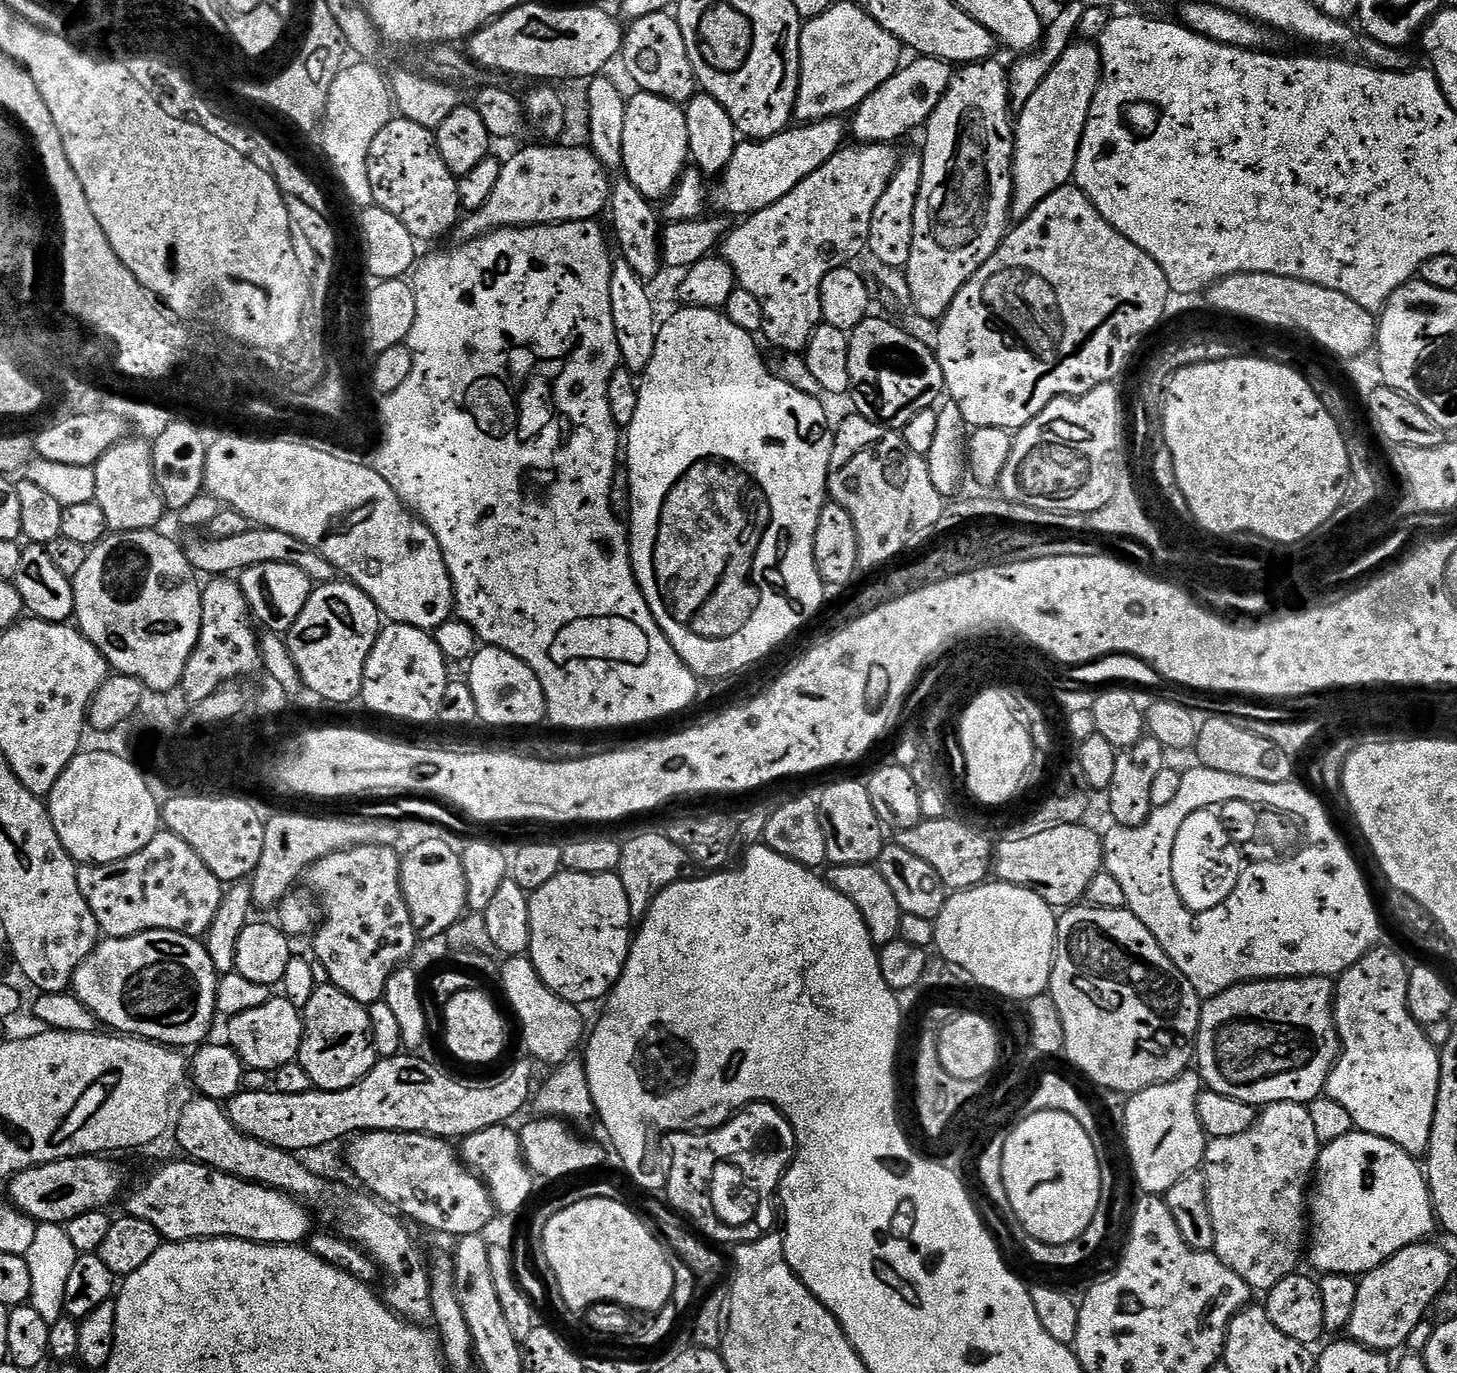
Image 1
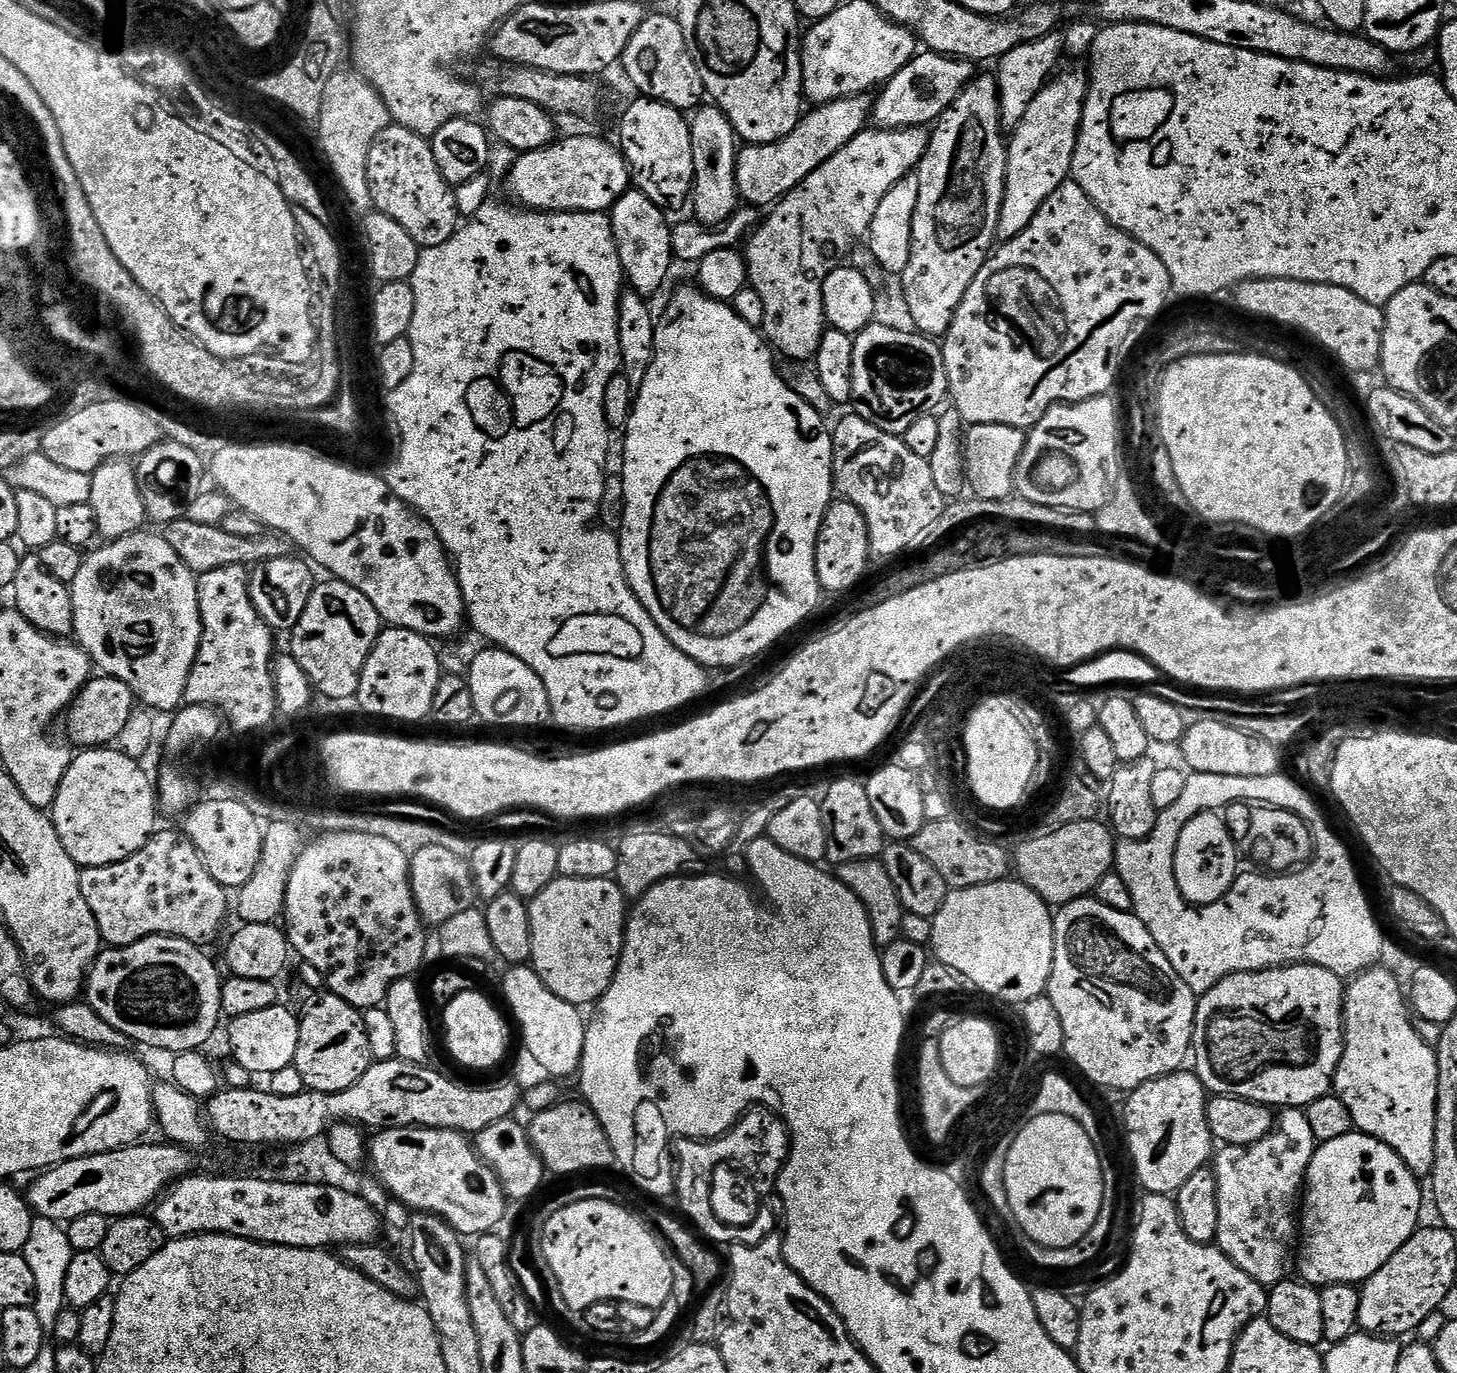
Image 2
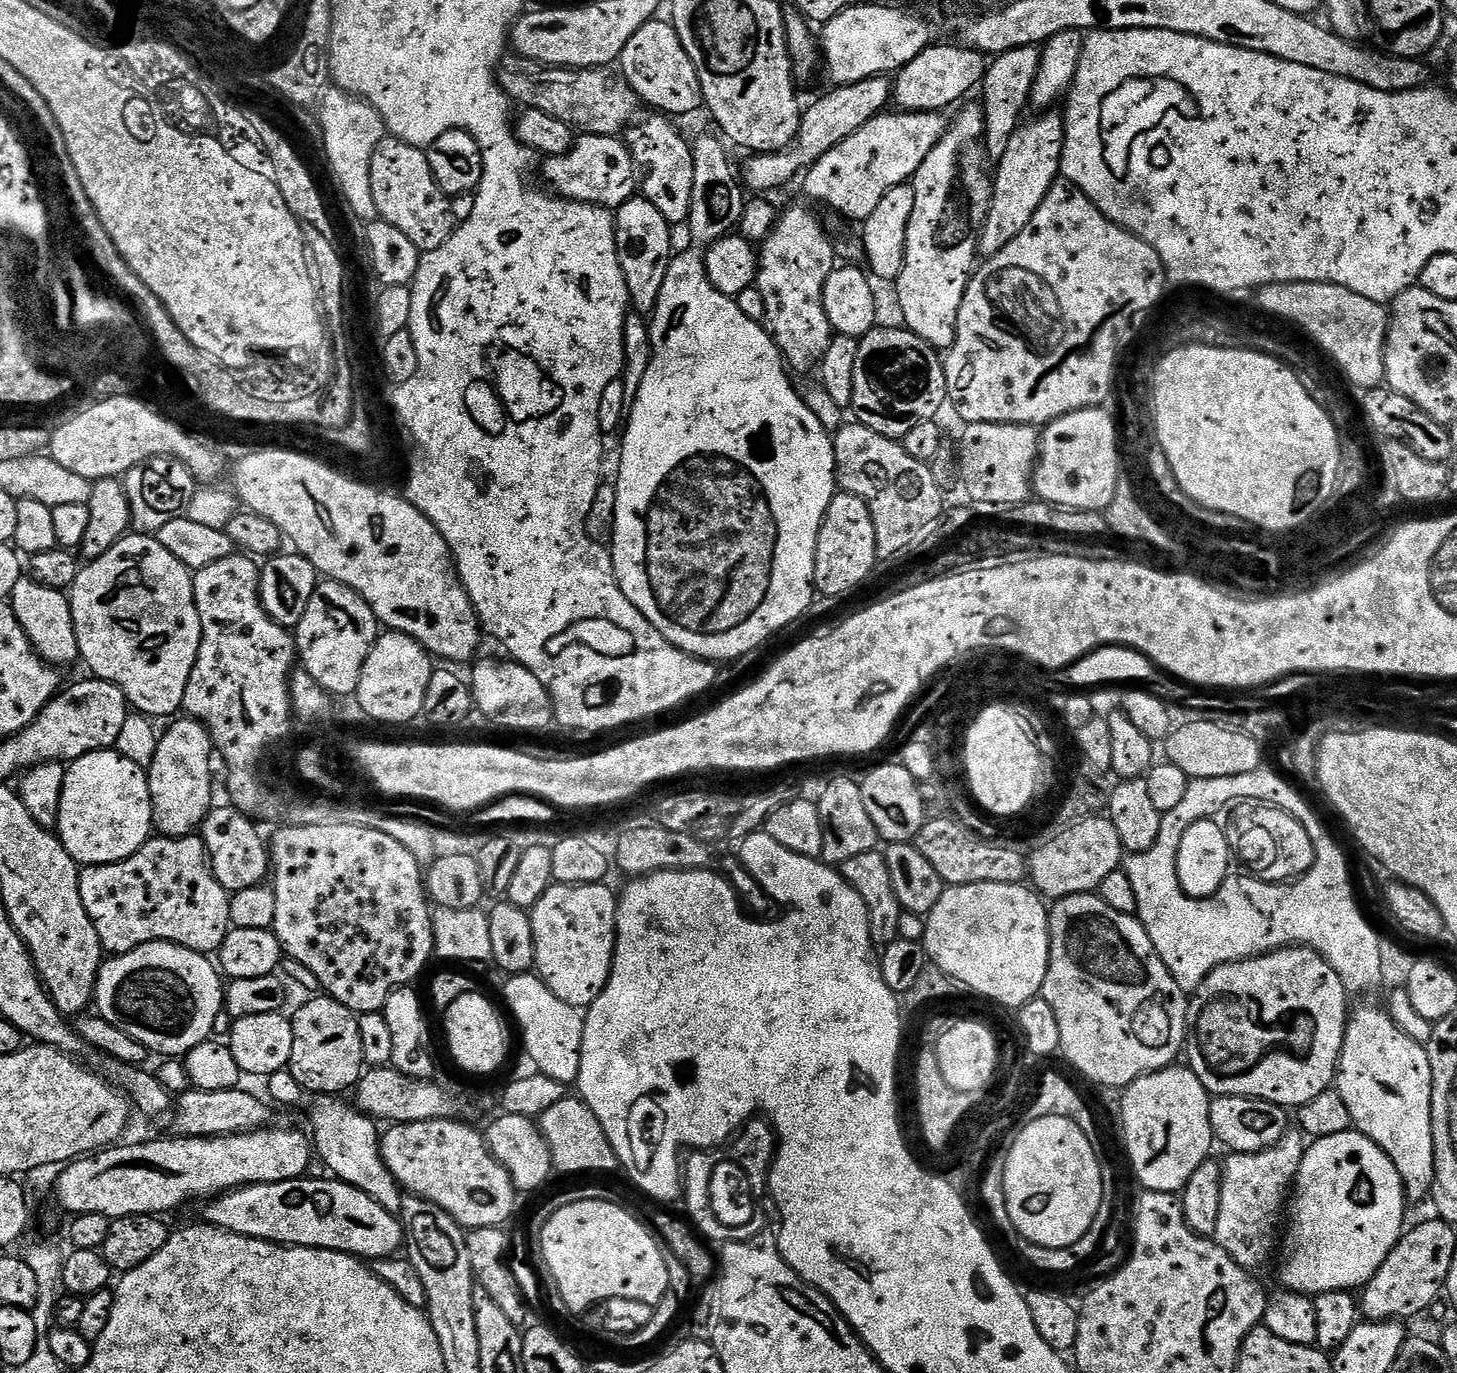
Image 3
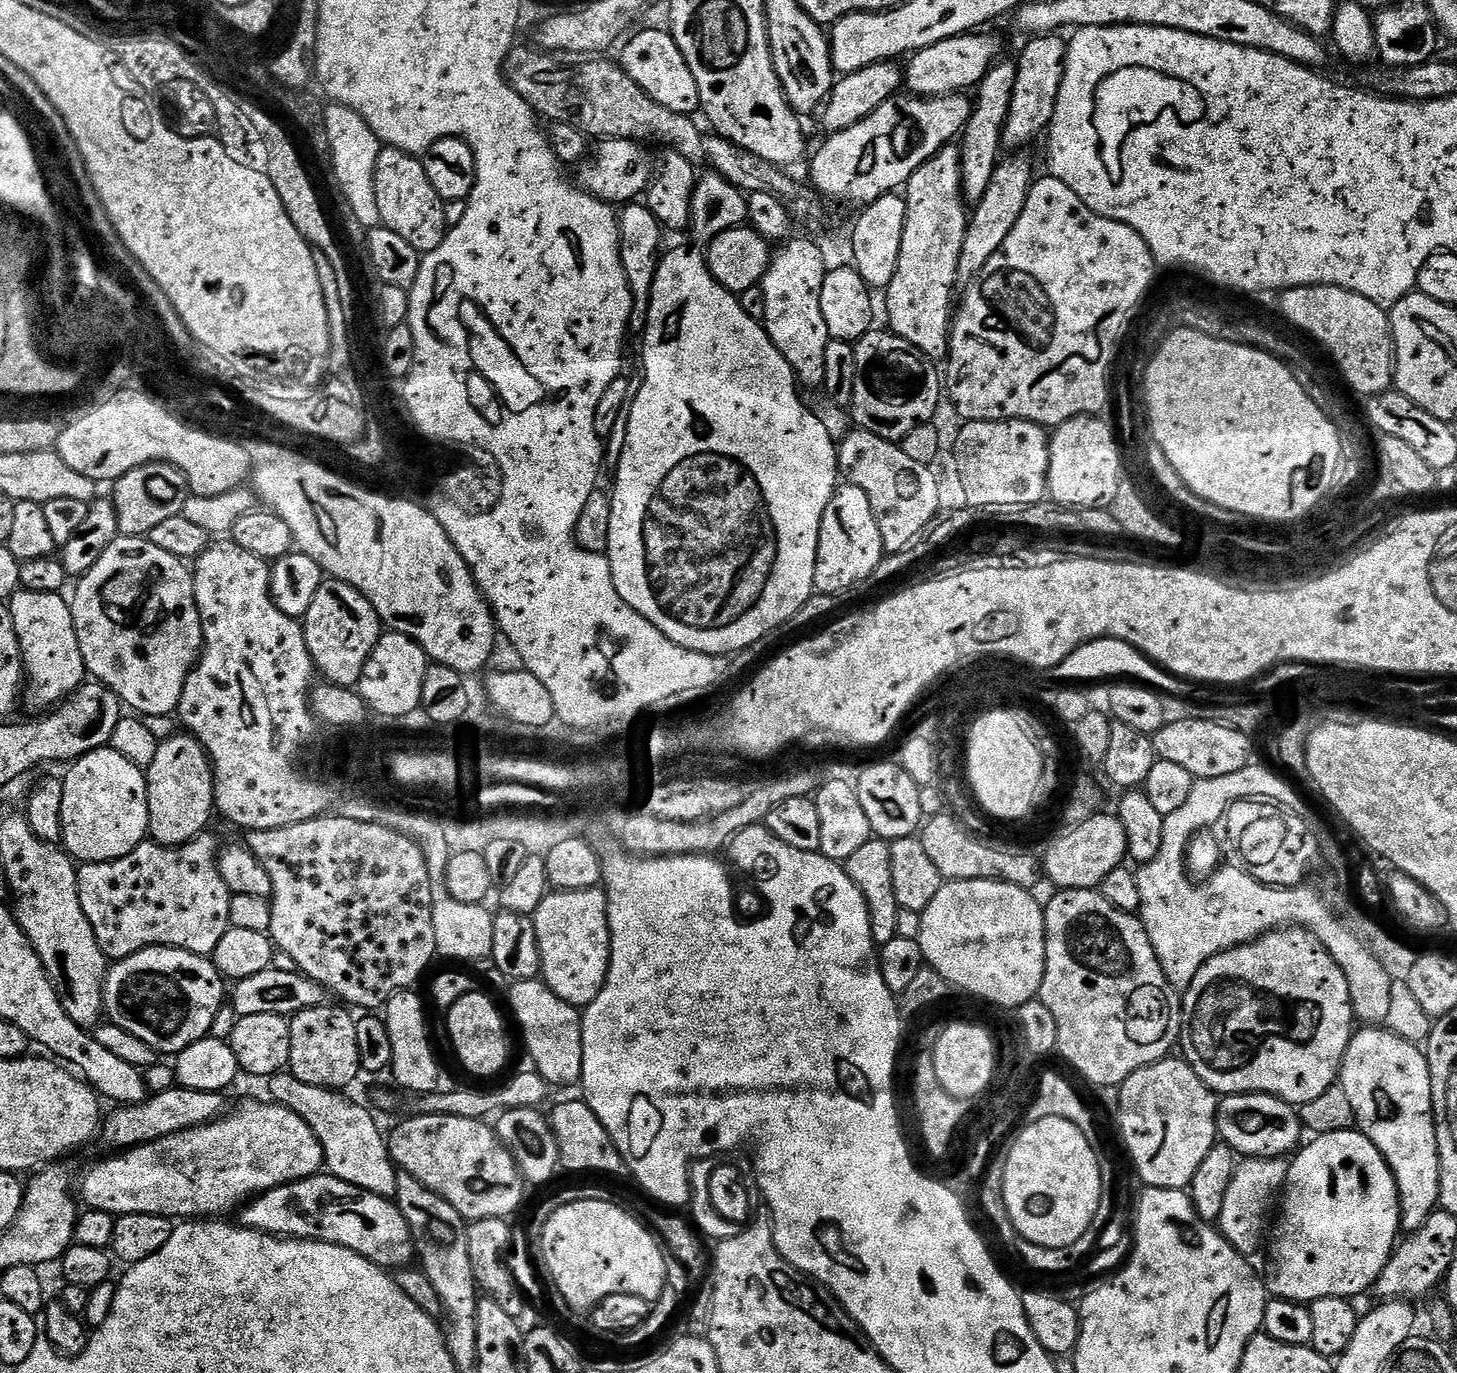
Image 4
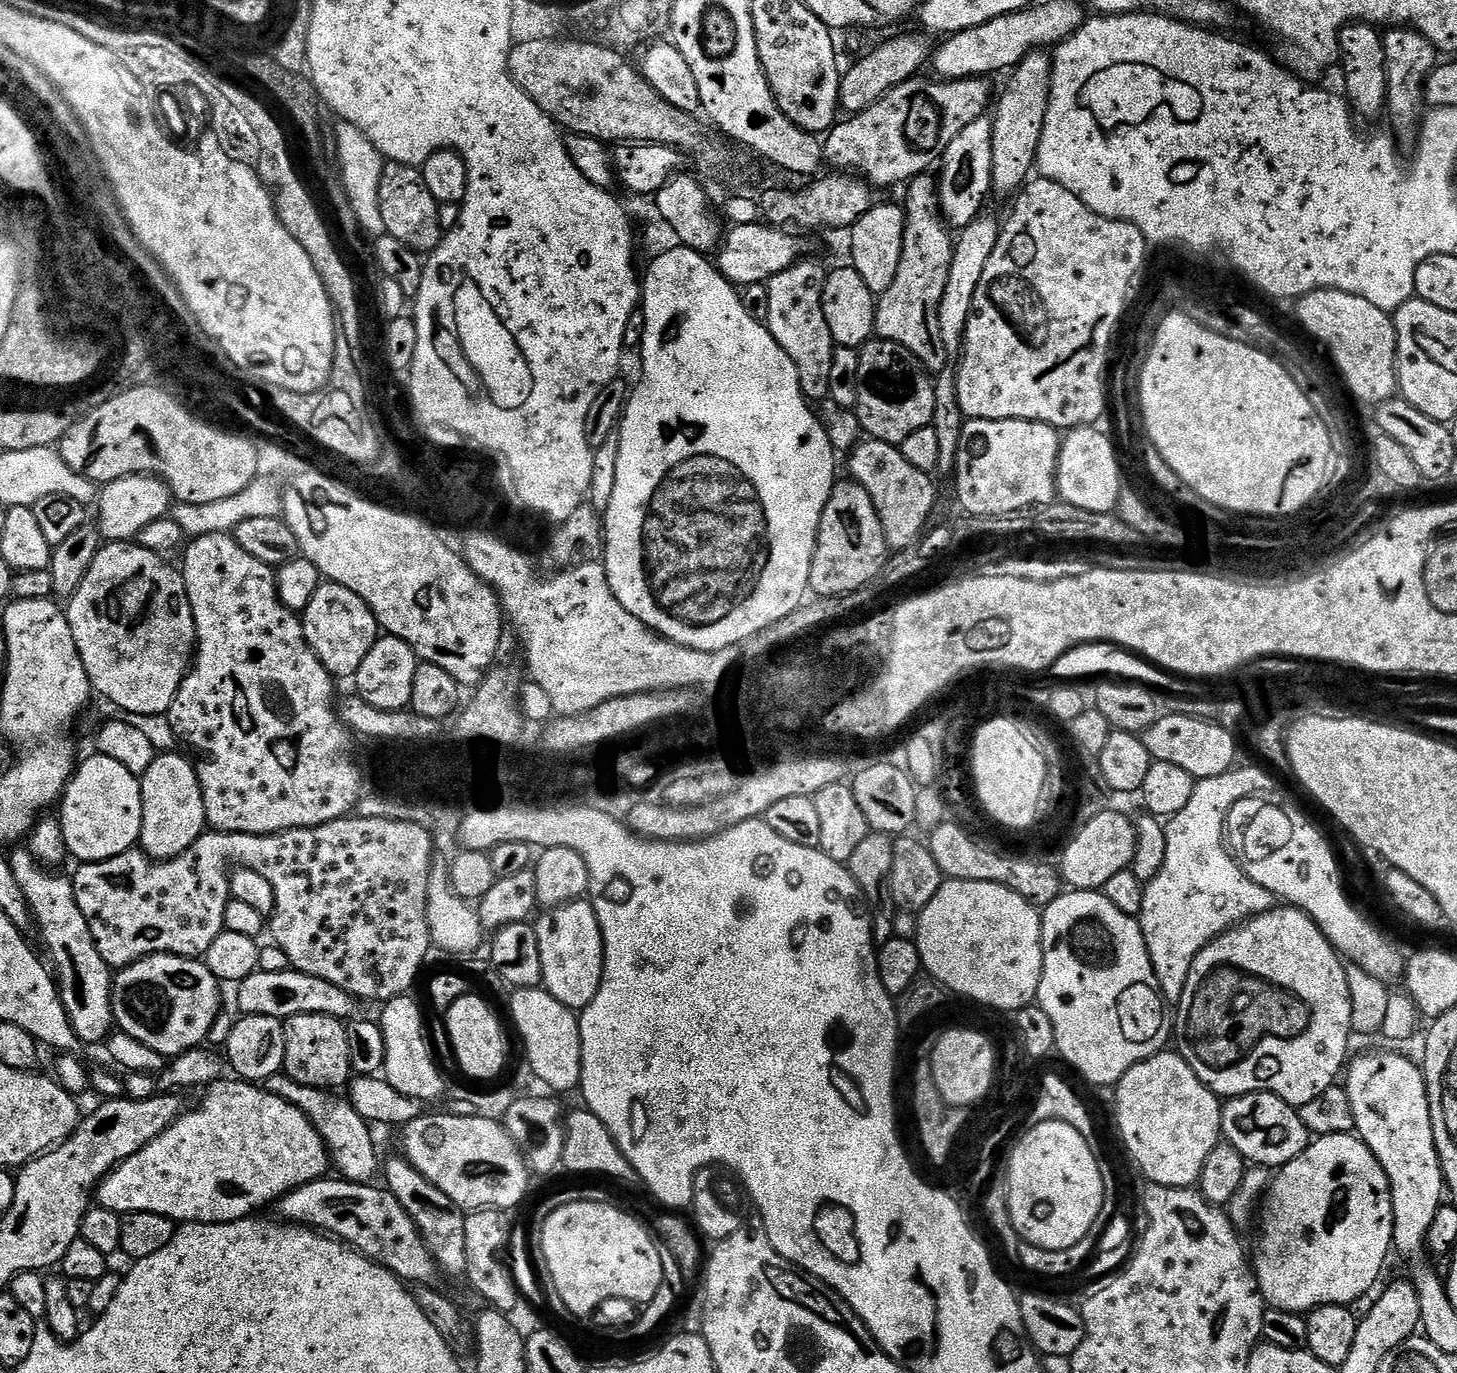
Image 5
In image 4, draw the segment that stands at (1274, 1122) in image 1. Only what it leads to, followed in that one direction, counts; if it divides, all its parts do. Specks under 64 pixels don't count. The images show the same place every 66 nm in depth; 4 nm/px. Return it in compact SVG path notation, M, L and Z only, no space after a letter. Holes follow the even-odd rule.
M1250 1156L1237 1163L1234 1179L1230 1181L1230 1190L1226 1190L1226 1203L1222 1205L1218 1227L1226 1242L1230 1242L1234 1250L1238 1250L1246 1257L1255 1257L1255 1252L1264 1240L1264 1231L1268 1228L1268 1215L1272 1212L1272 1203L1275 1200L1277 1203L1281 1195L1288 1177L1288 1165L1289 1161L1279 1156Z

